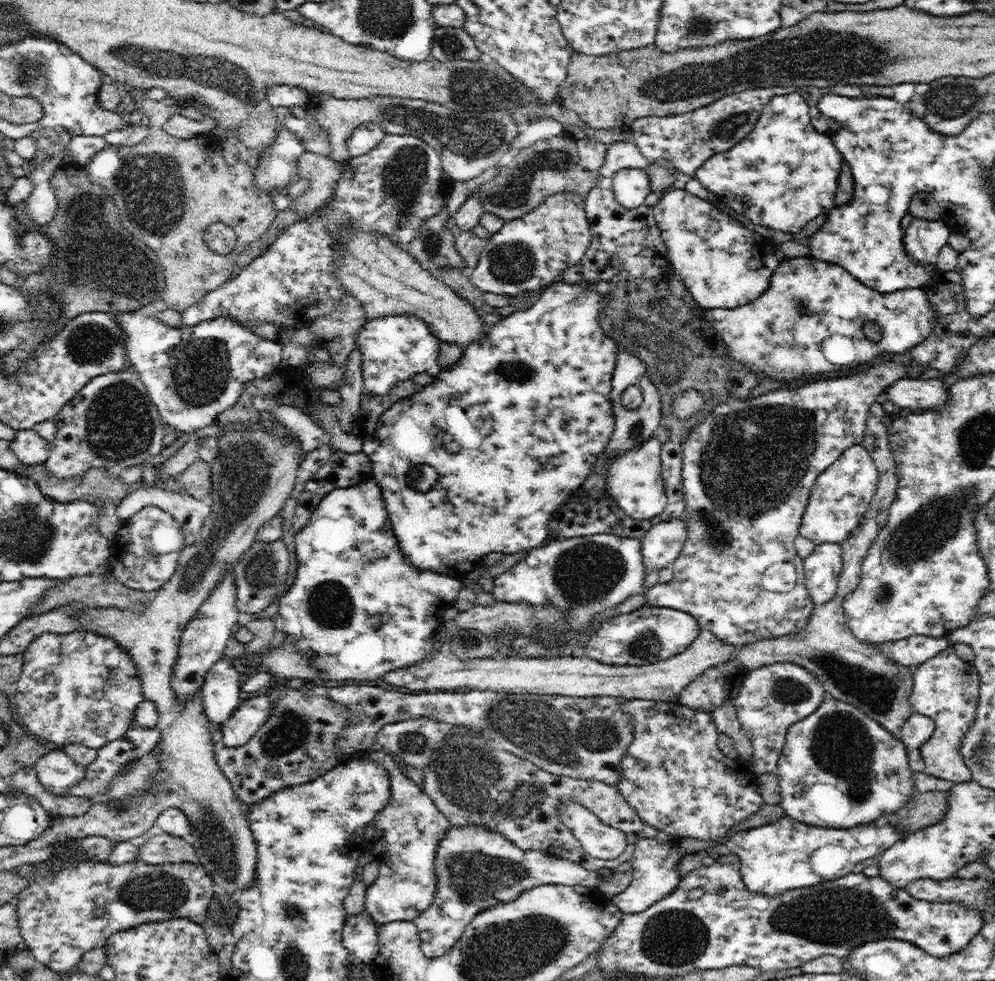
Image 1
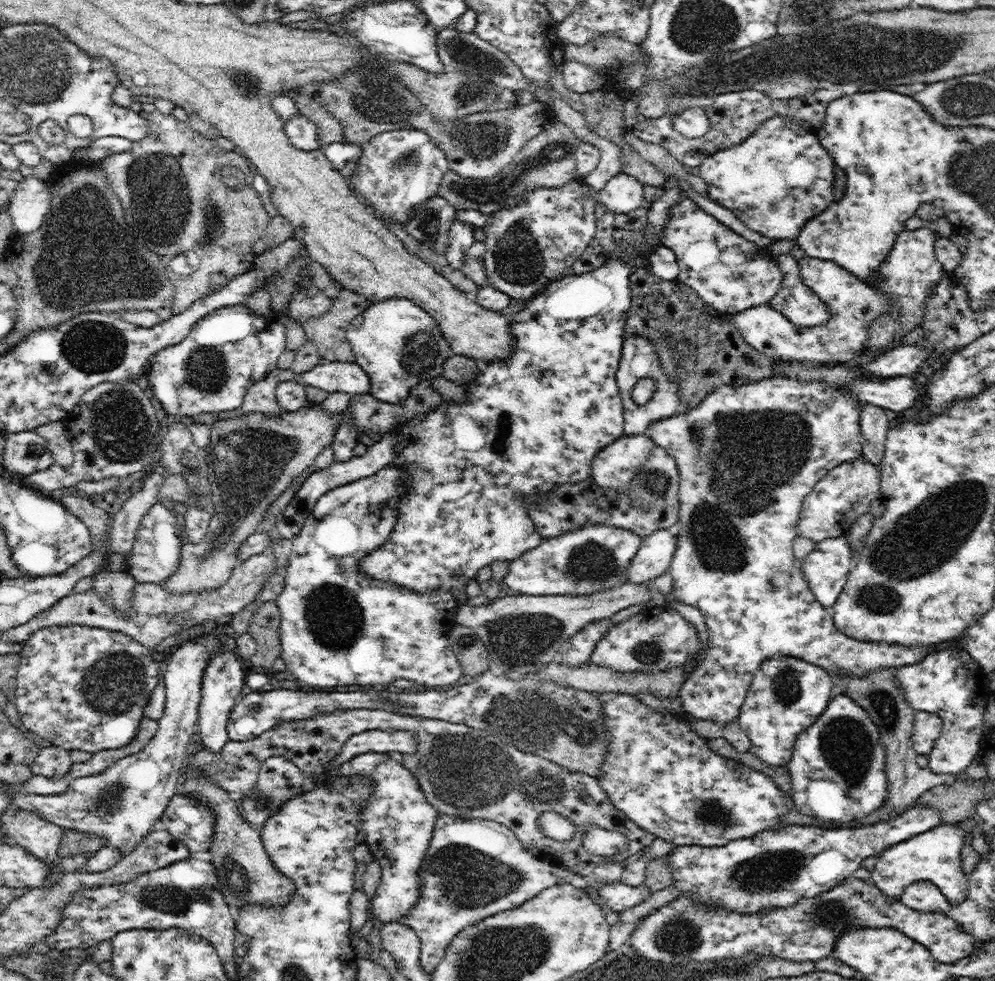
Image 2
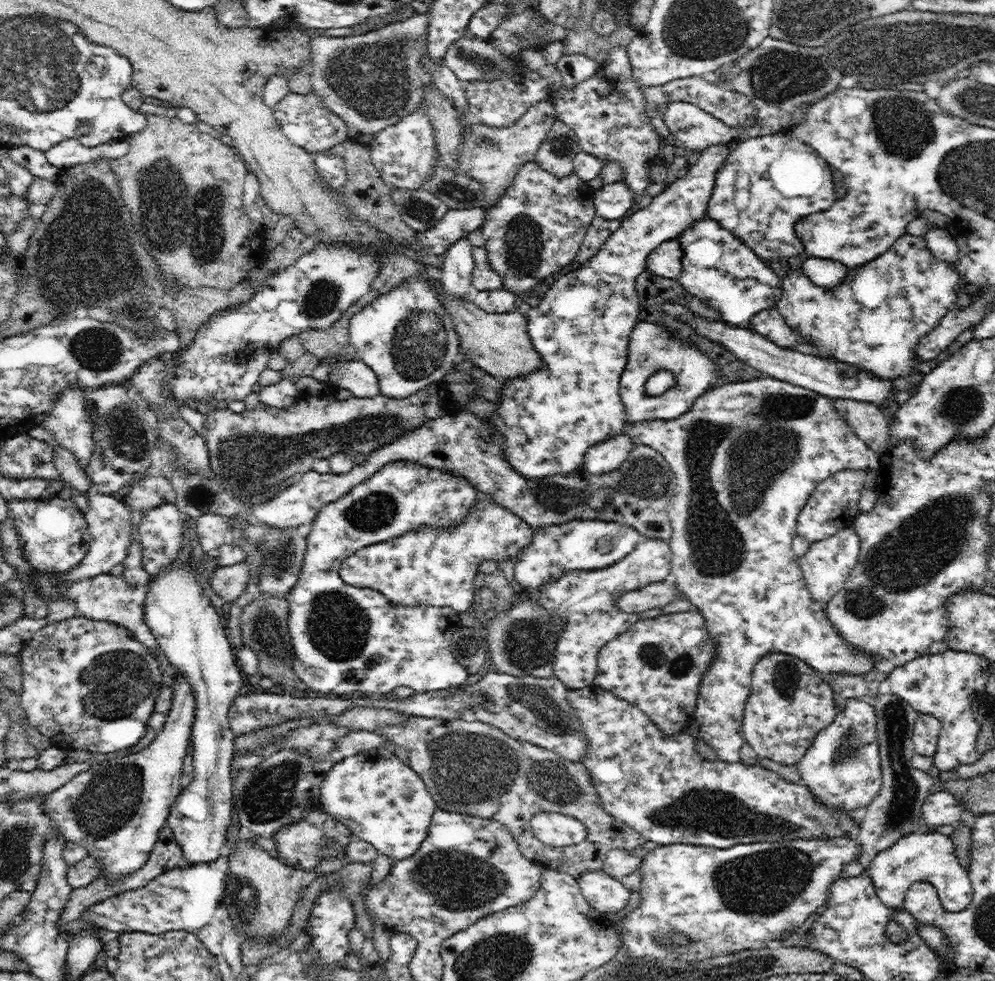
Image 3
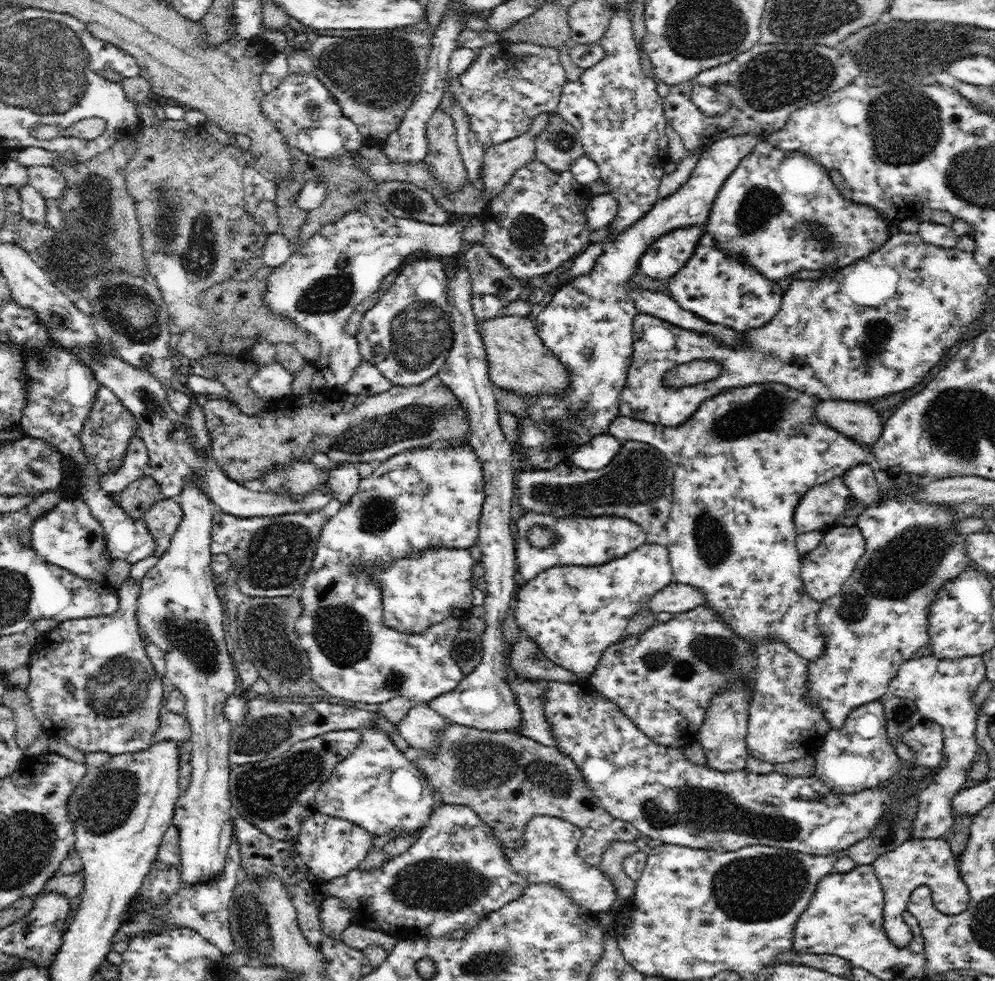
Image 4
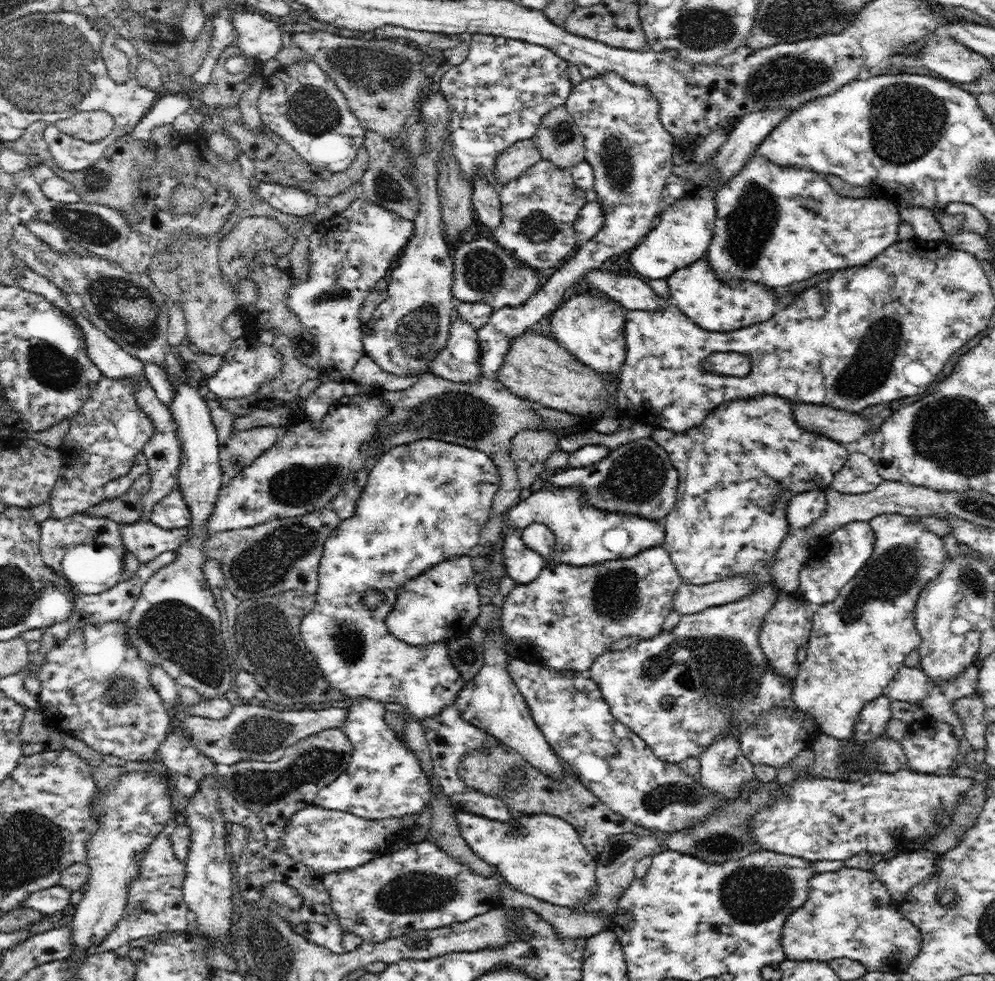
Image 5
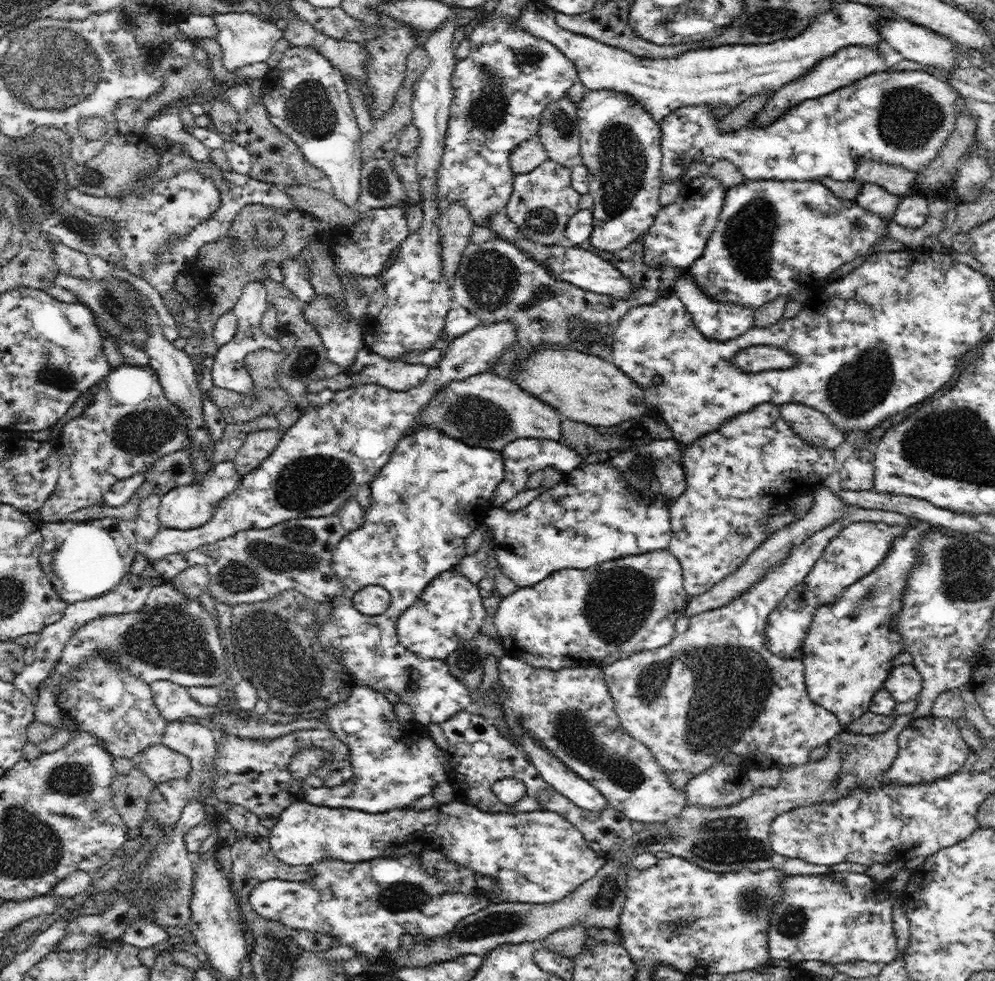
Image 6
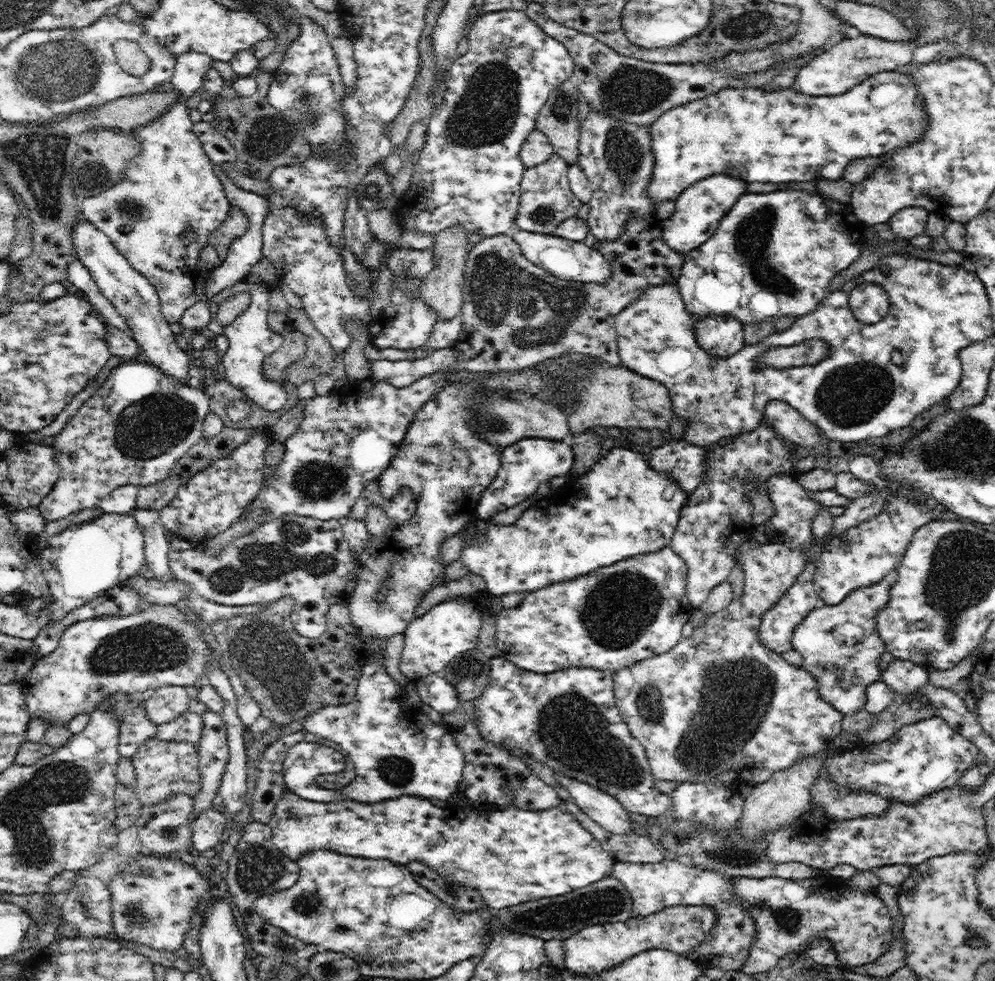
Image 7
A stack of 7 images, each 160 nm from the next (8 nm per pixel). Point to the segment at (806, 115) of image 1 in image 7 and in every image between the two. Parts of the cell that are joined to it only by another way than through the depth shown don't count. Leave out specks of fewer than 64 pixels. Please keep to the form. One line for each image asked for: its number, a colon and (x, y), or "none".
2: (778, 178)
3: (768, 183)
4: (762, 215)
5: (774, 225)
6: (773, 237)
7: (773, 254)

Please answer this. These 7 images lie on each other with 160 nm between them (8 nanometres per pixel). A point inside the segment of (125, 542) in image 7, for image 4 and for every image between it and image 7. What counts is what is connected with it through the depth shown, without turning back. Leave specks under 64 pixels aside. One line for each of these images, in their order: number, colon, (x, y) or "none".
4: (68, 536)
5: (88, 551)
6: (84, 560)

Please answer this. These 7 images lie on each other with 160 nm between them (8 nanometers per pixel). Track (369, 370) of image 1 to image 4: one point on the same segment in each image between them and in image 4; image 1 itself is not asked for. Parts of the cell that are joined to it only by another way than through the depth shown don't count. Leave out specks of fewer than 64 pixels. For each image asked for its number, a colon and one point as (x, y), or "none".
2: (399, 345)
3: (405, 336)
4: (407, 335)

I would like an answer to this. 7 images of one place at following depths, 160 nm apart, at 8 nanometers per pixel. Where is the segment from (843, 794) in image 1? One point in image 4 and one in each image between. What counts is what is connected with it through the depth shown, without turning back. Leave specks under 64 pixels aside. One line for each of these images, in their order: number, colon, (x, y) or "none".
2: (837, 768)
3: (842, 768)
4: (858, 756)

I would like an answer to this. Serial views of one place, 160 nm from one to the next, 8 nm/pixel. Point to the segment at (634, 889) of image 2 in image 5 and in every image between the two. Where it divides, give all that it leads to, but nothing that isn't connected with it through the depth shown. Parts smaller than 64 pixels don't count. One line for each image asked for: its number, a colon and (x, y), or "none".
3: (606, 894)
4: (548, 854)
5: (542, 855)

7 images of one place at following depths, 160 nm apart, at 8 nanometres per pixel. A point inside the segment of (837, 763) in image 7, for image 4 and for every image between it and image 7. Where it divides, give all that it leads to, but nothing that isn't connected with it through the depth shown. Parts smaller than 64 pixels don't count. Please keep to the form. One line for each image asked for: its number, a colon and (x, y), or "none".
4: (925, 739)
5: (930, 745)
6: (931, 748)

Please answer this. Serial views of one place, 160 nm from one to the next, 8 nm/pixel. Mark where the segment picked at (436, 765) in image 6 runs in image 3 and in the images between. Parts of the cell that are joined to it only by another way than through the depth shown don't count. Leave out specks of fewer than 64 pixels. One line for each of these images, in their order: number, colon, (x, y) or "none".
3: (381, 800)
4: (377, 788)
5: (384, 779)

